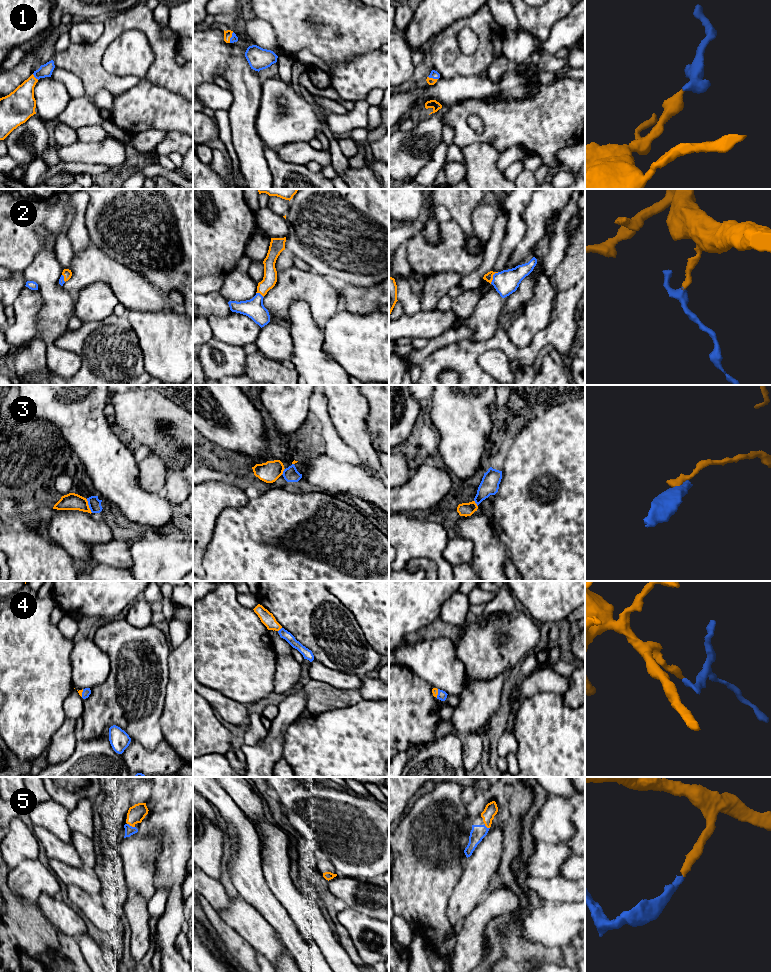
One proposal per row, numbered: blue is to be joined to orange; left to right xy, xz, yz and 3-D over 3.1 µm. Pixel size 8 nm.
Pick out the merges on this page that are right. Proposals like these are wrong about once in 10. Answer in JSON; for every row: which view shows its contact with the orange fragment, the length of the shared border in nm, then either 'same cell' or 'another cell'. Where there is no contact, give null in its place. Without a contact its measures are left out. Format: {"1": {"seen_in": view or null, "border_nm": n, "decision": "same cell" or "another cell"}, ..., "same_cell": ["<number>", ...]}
{"1": {"seen_in": "yz", "border_nm": 80, "decision": "same cell"}, "2": {"seen_in": "yz", "border_nm": 120, "decision": "same cell"}, "3": {"seen_in": "xy", "border_nm": 120, "decision": "another cell"}, "4": {"seen_in": "xz", "border_nm": 50, "decision": "same cell"}, "5": {"seen_in": "xy", "border_nm": 70, "decision": "same cell"}, "same_cell": ["1", "2", "4", "5"]}

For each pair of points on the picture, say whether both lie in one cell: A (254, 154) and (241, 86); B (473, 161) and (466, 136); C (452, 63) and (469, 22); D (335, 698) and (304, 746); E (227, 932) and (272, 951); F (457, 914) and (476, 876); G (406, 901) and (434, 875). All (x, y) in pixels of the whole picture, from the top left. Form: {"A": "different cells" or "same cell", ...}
{"A": "same cell", "B": "different cells", "C": "same cell", "D": "different cells", "E": "different cells", "F": "same cell", "G": "same cell"}

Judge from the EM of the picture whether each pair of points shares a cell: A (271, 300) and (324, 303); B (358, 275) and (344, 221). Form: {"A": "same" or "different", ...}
{"A": "same", "B": "same"}

